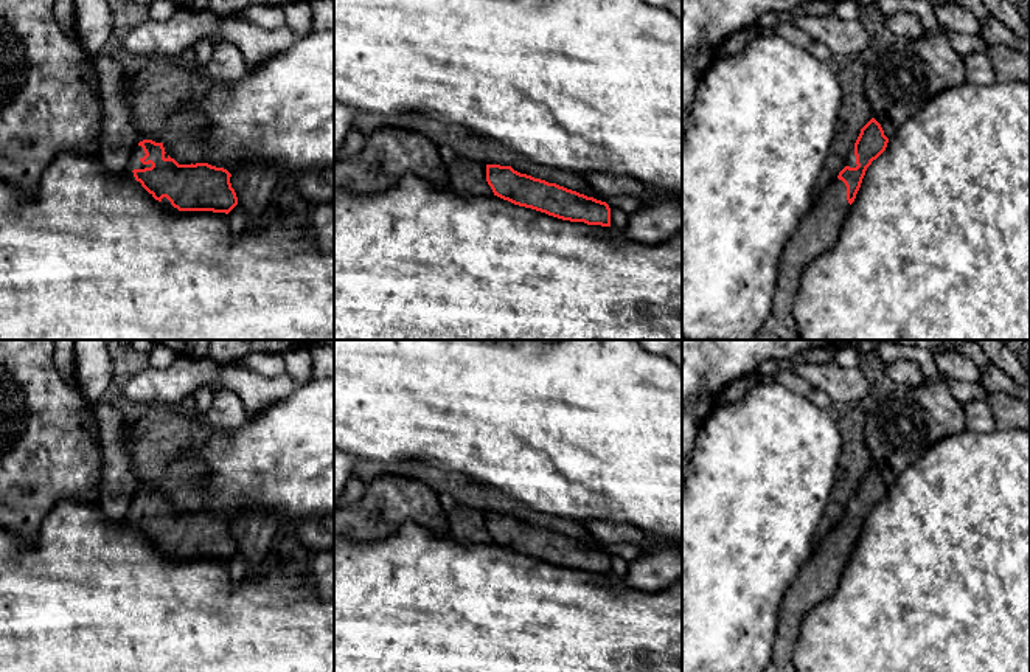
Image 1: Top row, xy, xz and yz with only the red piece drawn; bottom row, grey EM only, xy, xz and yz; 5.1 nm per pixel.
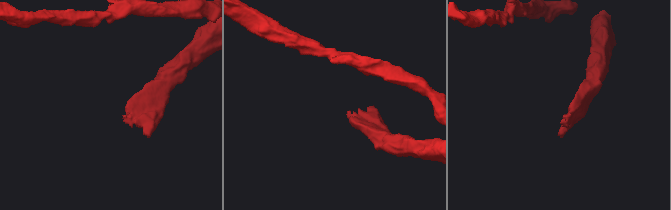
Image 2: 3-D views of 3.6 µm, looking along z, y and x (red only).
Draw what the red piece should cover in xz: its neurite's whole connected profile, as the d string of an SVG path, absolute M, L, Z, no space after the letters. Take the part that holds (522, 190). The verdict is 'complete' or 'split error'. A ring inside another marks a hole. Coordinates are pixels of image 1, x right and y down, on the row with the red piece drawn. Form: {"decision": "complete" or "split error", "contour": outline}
{"decision": "complete", "contour": "M486 165L486 182L494 196L514 205L562 220L611 227L611 208L606 202L520 174L511 166Z"}

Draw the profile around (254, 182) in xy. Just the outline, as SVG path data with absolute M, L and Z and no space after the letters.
M249 158L247 163L231 172L230 183L236 192L238 205L249 213L252 227L264 217L278 180L280 174L273 168L255 158Z

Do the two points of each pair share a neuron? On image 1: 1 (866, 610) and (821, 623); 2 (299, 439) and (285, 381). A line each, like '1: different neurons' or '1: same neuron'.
1: same neuron
2: different neurons

